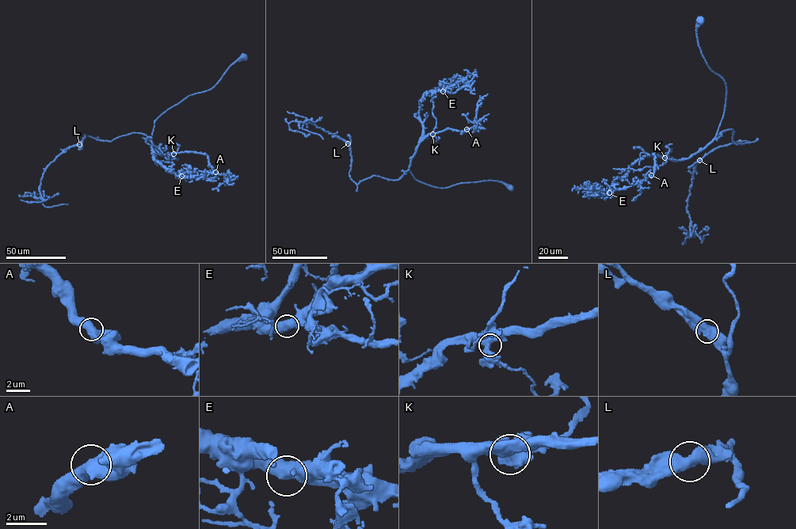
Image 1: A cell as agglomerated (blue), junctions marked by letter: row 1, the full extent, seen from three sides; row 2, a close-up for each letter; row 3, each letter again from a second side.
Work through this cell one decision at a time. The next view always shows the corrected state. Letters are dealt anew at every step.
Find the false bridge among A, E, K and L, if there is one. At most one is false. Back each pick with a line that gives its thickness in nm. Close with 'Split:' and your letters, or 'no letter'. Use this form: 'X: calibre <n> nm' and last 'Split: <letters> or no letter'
L: calibre 600 nm
Split: L

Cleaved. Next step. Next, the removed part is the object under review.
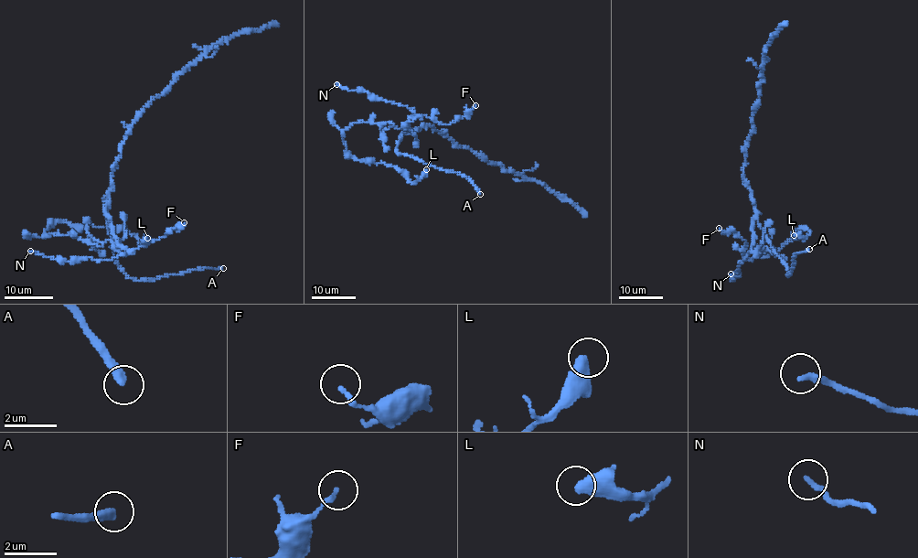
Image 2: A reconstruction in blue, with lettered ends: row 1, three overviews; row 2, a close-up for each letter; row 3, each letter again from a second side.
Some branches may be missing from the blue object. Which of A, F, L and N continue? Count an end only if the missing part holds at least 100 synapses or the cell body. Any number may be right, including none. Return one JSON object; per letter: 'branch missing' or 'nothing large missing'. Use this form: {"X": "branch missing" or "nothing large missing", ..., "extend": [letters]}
{"A": "branch missing", "F": "nothing large missing", "L": "nothing large missing", "N": "nothing large missing", "extend": ["A"]}

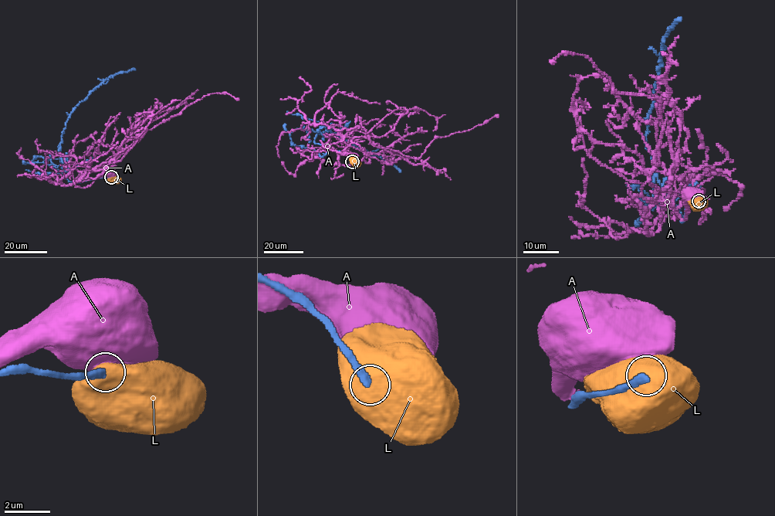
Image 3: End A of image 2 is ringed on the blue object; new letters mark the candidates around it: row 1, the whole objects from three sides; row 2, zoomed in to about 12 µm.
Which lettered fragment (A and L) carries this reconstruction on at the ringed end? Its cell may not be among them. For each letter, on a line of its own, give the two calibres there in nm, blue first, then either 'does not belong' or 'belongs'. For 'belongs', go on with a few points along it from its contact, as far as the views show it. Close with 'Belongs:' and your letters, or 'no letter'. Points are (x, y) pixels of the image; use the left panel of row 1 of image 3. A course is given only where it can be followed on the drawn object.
A: 420 nm thick on the blue side, 650 nm on the other; does not belong
L: 440 nm thick on the blue side, 750 nm on the other; belongs
Belongs: L

